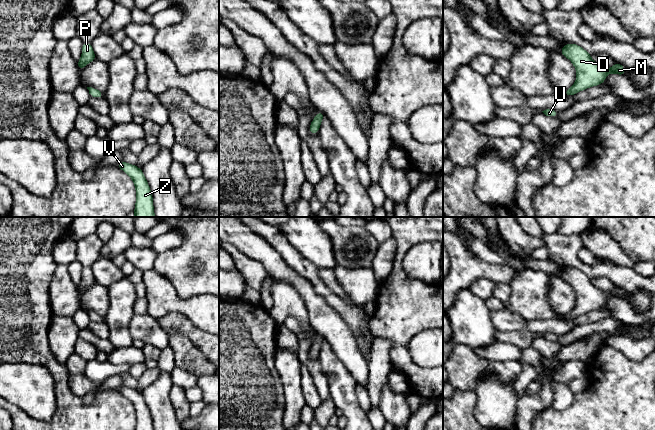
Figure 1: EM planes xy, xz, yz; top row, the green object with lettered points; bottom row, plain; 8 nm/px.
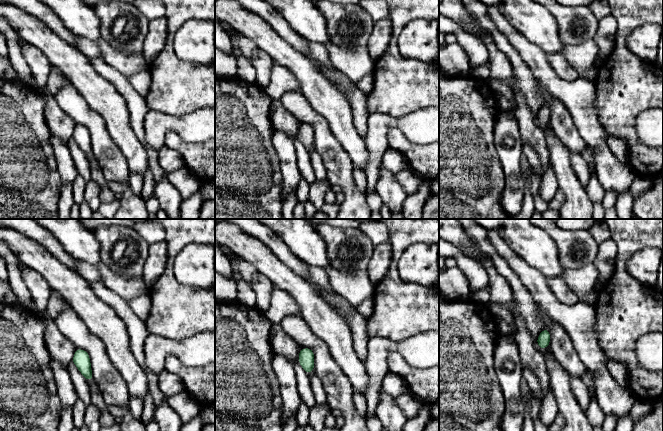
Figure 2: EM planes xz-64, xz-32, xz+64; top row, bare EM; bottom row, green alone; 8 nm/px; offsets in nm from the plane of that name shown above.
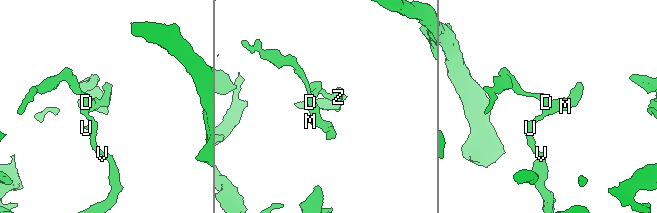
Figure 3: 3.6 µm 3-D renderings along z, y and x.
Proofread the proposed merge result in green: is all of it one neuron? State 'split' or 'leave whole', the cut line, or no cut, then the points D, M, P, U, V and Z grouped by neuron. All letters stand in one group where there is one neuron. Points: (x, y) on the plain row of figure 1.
leave whole | no cut | D M P U V Z

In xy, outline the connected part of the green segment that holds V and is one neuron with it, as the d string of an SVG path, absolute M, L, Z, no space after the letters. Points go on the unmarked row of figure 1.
M124 385L118 387L116 390L128 398L134 406L136 413L135 430L153 430L152 416L142 393Z

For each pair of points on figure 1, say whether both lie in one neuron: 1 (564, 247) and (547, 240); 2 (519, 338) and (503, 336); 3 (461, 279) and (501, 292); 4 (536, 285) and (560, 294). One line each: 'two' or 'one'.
1: one
2: one
3: two
4: two

